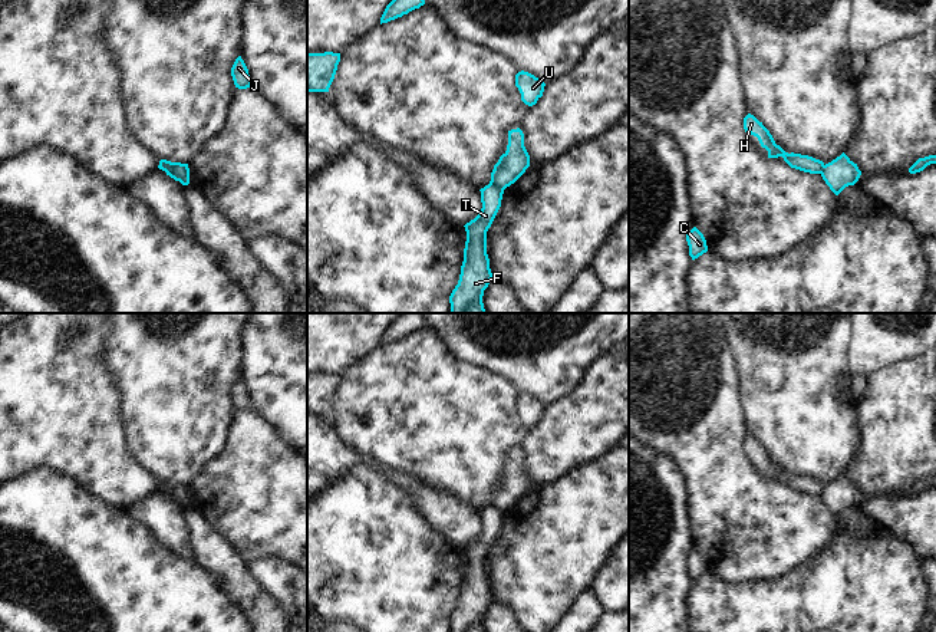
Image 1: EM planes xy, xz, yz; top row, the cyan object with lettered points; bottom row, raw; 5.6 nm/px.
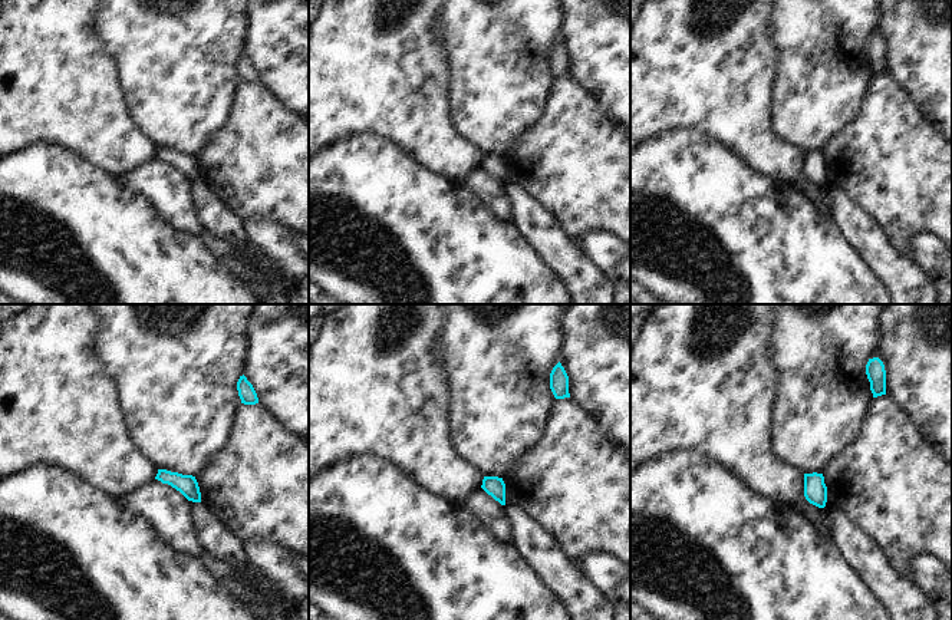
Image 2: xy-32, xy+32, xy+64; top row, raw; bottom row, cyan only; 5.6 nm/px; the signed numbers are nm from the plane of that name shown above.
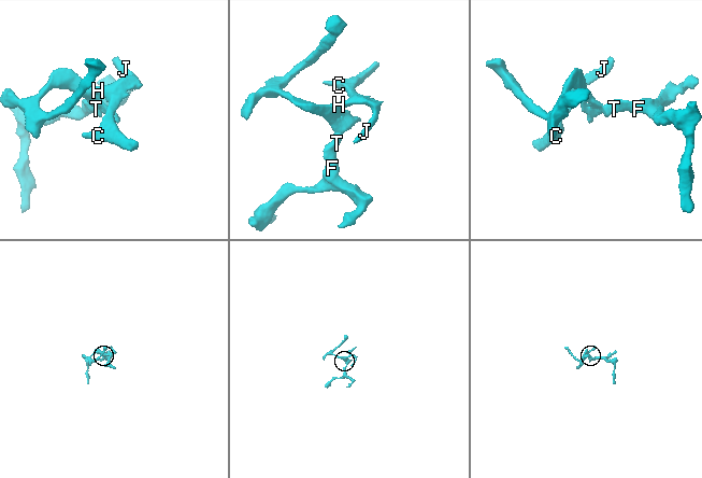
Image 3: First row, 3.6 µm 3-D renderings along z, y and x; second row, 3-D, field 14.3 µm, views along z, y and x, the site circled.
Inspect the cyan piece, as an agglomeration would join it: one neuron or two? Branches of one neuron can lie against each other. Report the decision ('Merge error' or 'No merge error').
Merge error.

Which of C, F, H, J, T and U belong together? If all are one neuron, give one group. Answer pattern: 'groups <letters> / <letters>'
groups C H J U / F T

